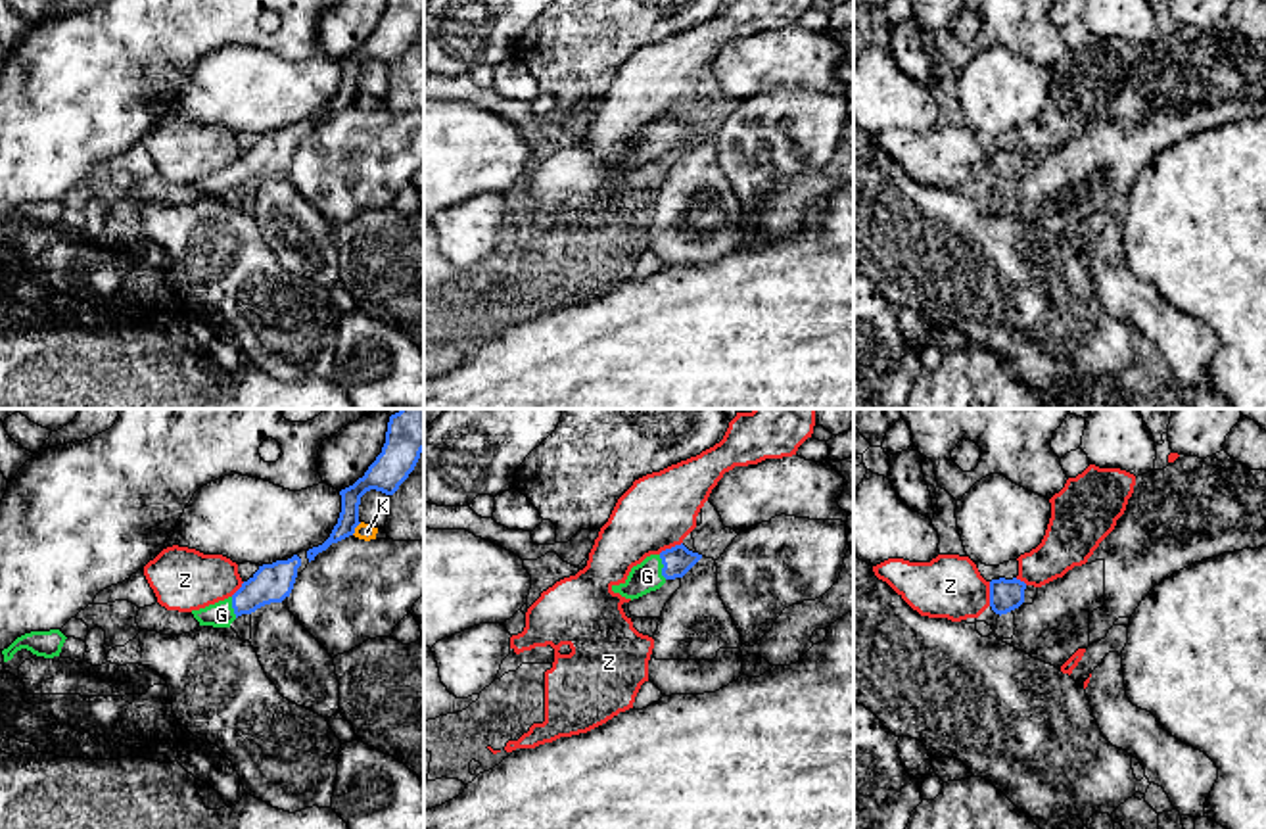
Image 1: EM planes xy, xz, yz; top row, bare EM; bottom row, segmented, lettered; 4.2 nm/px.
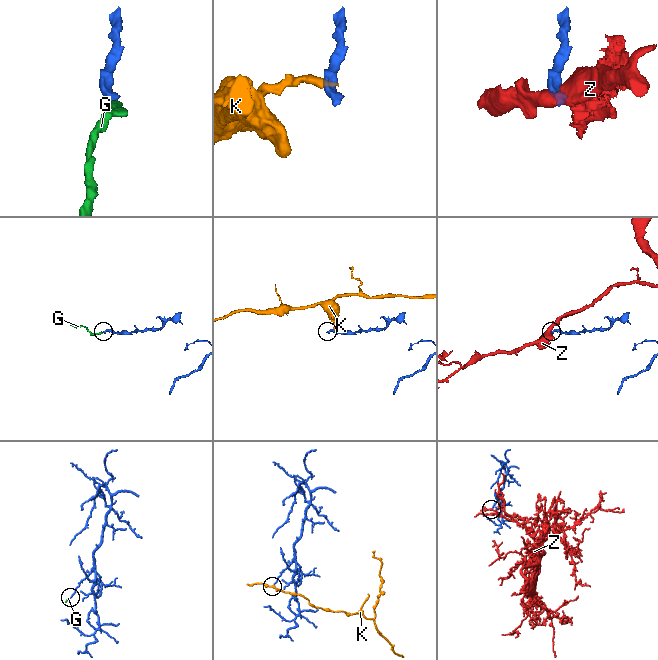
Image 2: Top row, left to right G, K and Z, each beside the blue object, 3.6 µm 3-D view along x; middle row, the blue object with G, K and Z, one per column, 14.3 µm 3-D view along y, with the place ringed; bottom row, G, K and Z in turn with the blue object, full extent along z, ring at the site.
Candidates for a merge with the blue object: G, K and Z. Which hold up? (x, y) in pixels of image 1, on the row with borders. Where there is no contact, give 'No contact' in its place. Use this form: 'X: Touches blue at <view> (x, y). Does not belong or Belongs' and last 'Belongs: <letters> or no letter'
G: Touches blue at xz (664, 567). Belongs
K: Touches blue at xy (355, 526). Does not belong
Z: Touches blue at yz (990, 593). Does not belong
Belongs: G

